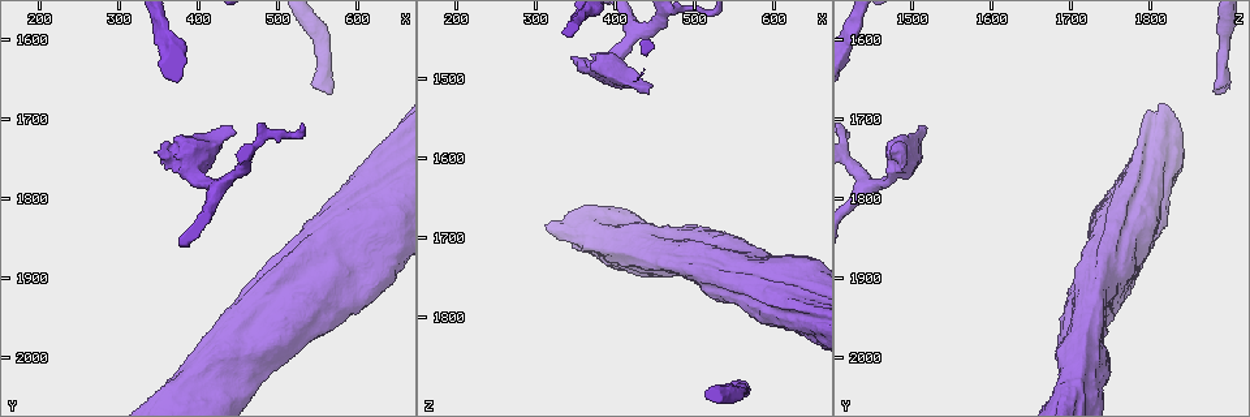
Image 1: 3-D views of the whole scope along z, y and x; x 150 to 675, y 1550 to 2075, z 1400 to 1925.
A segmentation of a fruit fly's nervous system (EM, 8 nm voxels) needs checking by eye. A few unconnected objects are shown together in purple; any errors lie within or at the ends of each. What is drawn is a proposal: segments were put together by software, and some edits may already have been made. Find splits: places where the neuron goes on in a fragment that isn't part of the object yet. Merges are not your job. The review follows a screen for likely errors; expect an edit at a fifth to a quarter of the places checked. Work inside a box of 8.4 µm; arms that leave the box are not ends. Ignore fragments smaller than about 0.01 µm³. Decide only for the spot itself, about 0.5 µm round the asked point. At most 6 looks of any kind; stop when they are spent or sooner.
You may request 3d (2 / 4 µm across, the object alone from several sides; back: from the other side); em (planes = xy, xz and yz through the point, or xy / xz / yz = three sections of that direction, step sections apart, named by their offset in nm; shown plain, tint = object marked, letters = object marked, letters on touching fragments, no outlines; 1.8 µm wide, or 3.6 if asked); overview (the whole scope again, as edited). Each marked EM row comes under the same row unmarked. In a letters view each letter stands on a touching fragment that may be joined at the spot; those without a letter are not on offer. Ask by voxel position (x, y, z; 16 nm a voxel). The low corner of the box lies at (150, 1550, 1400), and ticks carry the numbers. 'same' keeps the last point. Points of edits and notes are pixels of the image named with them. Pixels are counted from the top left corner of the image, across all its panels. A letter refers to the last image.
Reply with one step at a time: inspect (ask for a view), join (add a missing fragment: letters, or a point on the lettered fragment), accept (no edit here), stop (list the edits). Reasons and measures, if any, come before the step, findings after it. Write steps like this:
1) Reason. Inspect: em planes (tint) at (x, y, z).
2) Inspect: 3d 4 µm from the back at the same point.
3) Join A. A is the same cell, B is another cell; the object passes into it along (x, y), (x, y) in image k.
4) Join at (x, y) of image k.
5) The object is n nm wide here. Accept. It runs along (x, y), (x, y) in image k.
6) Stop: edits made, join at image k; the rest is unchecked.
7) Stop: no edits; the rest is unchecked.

Touches itself. Inspect: 3d 4 µm at (610, 1770, 1780).

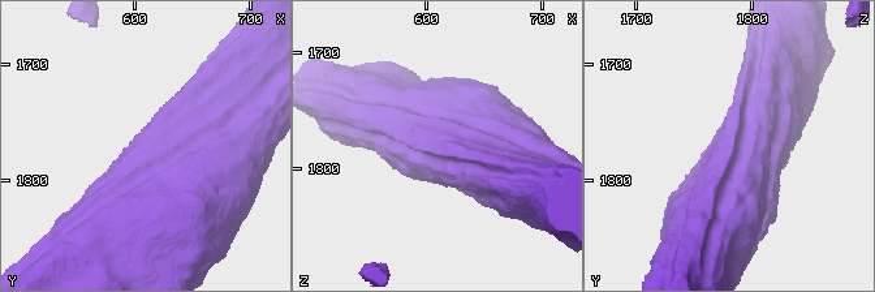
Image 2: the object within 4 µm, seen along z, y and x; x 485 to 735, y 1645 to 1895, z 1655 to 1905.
Need the tissue. Inspect: em planes (tint) at (608, 1772, 1780).

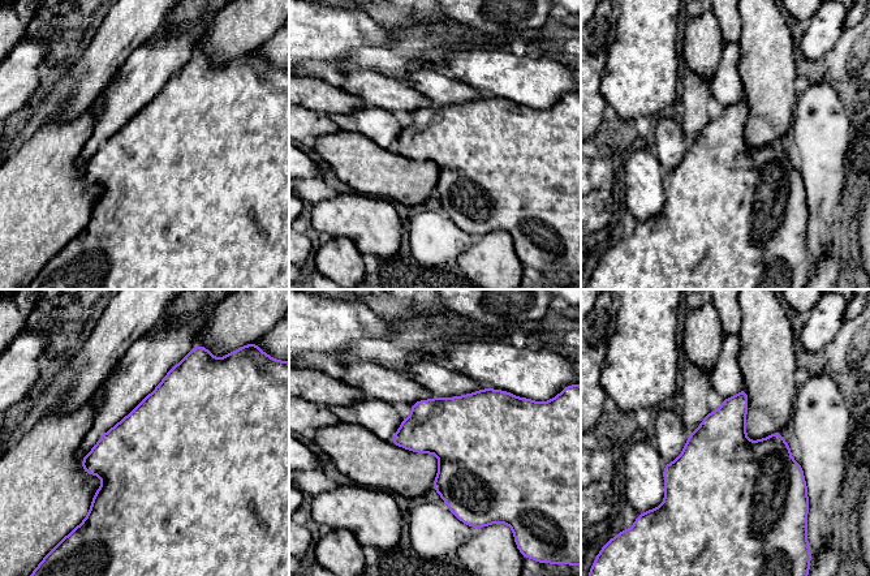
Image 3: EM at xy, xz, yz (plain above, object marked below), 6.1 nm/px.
See the neighbours. Inspect: em planes (letters) at the same point.

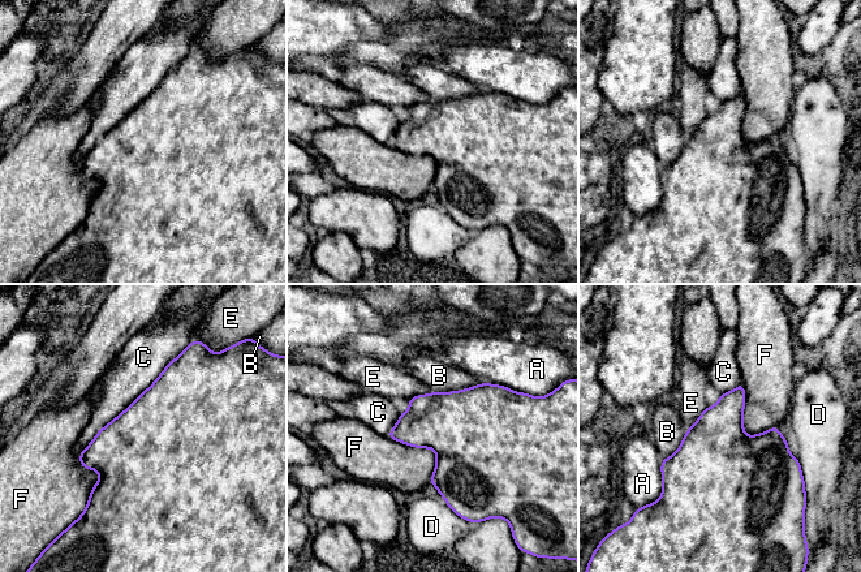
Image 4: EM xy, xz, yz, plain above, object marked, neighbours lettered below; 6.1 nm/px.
Accept. A, B, C, D, E and F are other cells; a border runs along (741, 382), (743, 430), (778, 426) in image 4; none of them fits.

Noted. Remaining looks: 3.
Branch stops here. Inspect: 3d 4 µm at (565, 1670, 1880).

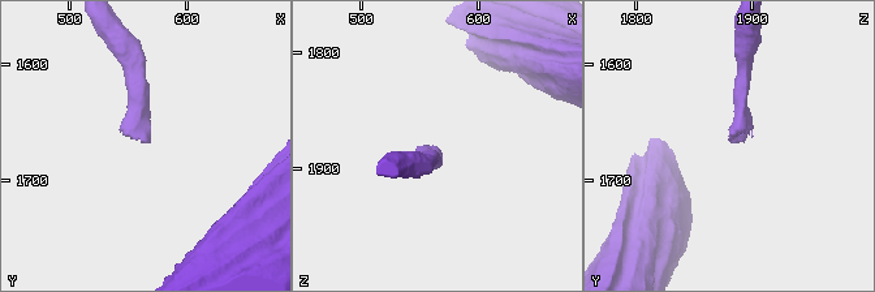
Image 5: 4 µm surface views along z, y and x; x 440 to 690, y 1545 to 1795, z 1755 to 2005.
Inspect: em planes (letters) at (568, 1670, 1882).

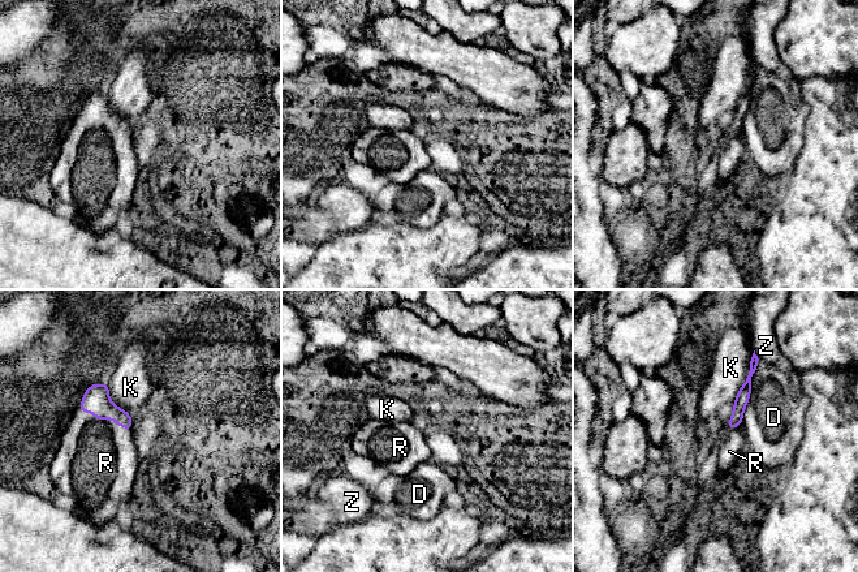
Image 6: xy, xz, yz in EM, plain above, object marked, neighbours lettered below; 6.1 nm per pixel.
Join R. R is the same cell, D, K and Z are other cells; the object passes into it along (95, 400), (115, 418), (106, 457) in image 6; it goes on there.

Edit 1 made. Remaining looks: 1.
Stop: edits made, join at image 6; the rest is unchecked.

